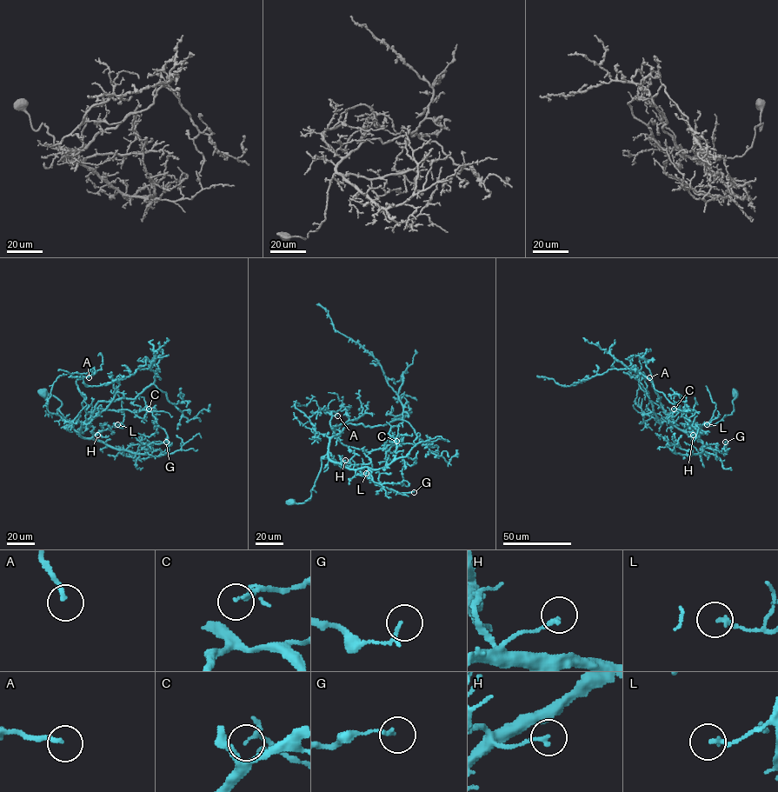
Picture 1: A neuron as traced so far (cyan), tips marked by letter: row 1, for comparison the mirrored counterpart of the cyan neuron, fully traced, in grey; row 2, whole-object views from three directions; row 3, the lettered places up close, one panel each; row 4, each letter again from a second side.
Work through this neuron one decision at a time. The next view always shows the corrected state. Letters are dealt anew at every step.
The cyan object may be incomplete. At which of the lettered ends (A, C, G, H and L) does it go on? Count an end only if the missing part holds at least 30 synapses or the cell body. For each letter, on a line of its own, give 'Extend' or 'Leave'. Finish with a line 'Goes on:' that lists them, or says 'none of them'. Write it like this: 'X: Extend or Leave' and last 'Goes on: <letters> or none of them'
A: Extend
C: Leave
G: Leave
H: Leave
L: Leave
Goes on: A

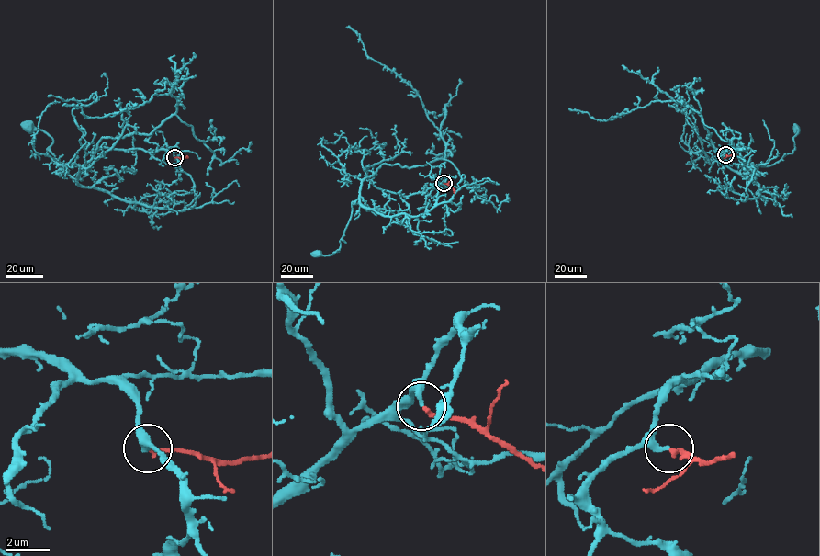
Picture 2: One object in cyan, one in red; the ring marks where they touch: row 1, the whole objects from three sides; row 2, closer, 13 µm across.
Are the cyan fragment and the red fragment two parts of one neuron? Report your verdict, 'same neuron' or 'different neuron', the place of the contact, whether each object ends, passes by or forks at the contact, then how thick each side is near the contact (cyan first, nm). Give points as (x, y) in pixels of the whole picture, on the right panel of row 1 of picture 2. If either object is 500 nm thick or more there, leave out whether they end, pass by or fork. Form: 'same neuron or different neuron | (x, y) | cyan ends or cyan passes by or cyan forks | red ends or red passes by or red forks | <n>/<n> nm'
same neuron | (725, 154) | cyan ends | red ends | 280/200 nm

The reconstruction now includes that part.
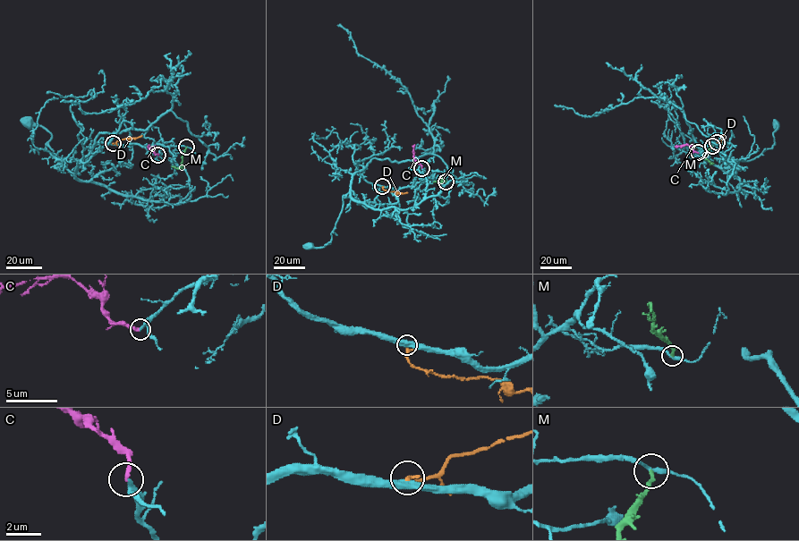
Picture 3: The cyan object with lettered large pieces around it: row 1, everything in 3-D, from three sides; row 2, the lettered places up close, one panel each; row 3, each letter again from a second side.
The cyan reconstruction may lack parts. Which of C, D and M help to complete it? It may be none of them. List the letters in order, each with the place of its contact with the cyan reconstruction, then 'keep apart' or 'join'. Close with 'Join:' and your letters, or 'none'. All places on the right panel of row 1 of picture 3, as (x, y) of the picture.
C: contact (698, 152); join
D: contact (717, 142); keep apart
M: contact (712, 146); keep apart
Join: C

